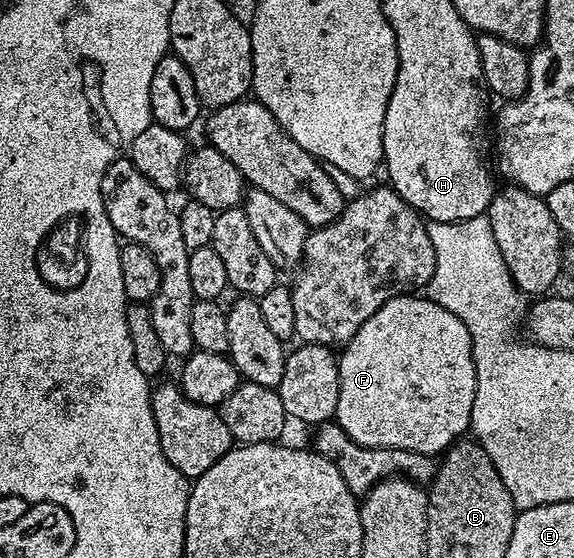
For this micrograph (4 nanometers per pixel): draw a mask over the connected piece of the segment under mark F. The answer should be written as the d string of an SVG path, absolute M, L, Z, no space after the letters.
M403 295L388 299L341 350L338 370L340 395L334 417L338 426L364 447L442 455L469 430L472 403L476 399L472 339L461 319L452 315L452 311L444 311L429 296Z

